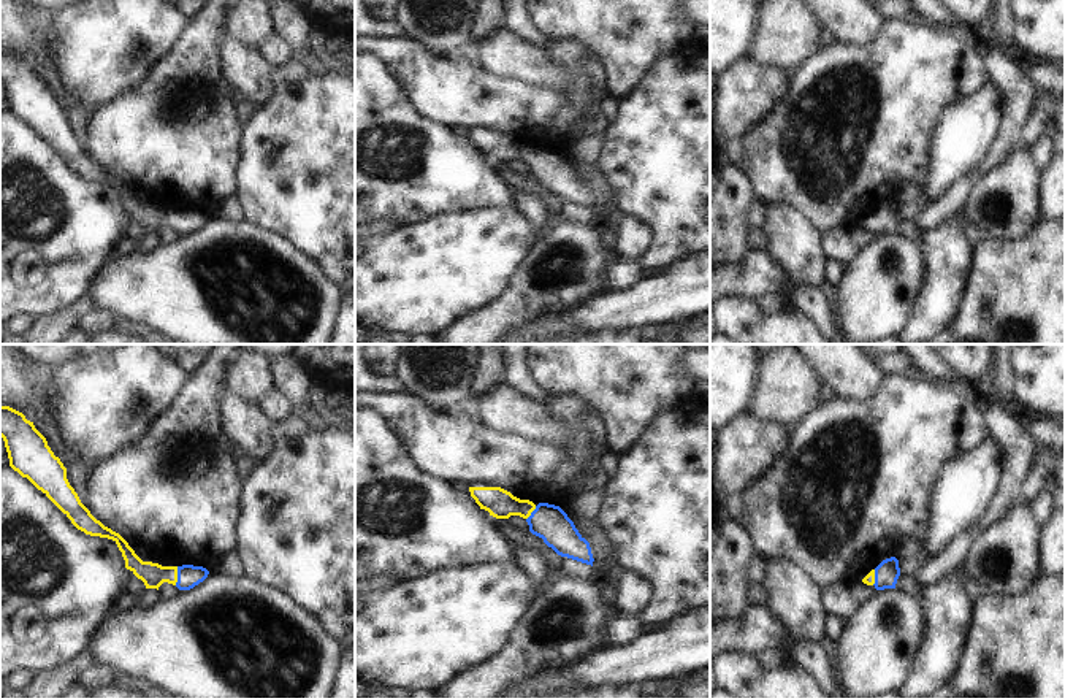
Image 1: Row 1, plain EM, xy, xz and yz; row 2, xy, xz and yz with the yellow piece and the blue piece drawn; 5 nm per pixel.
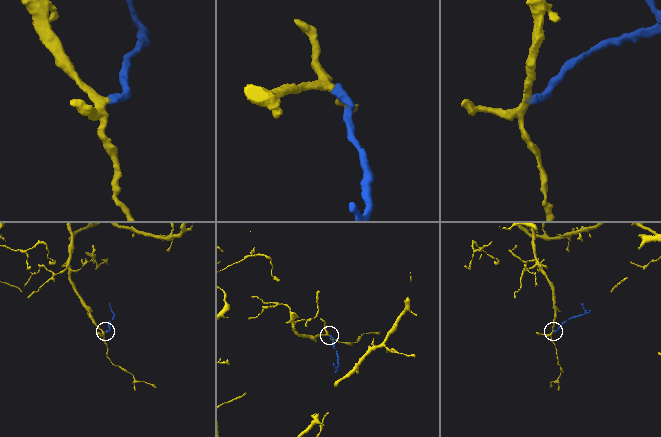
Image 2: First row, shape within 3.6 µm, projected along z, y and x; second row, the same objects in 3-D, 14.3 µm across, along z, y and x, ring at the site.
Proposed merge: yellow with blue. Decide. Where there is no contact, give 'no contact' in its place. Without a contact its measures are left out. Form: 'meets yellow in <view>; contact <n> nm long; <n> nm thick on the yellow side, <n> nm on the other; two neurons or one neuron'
meets yellow in xy; contact 100 nm long; 120 nm thick on the yellow side, 120 nm on the other; one neuron

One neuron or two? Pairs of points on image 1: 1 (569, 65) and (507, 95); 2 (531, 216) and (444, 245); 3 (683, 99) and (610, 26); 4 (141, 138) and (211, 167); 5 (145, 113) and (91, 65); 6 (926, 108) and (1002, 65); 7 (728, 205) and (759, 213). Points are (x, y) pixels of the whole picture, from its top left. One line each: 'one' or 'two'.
1: one
2: two
3: two
4: one
5: two
6: two
7: two

